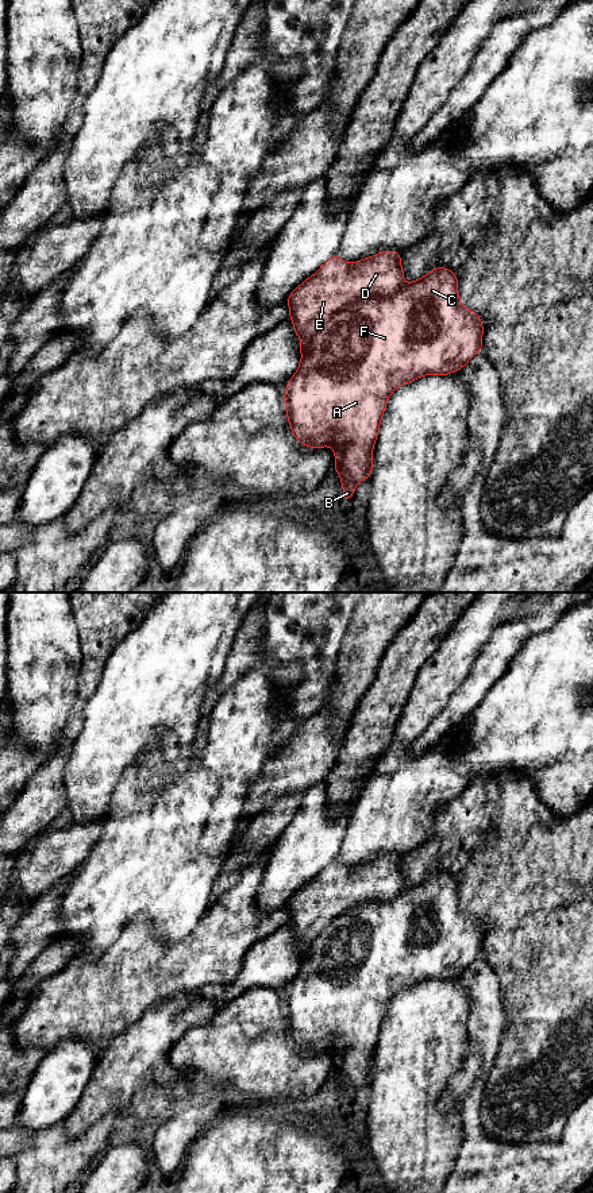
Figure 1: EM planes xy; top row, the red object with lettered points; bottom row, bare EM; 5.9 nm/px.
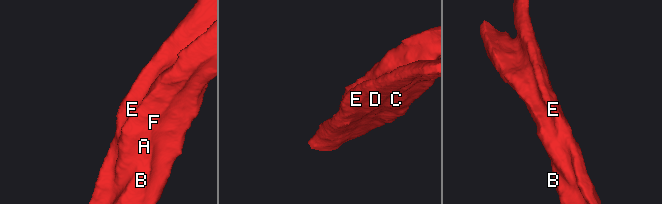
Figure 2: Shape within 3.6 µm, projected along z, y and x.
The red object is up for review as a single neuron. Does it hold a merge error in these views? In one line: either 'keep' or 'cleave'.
keep

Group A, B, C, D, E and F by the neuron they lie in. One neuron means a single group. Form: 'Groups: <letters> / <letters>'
Groups: A B C D E F

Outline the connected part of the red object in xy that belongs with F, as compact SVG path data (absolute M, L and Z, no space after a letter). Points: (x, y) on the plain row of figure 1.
M380 856L353 868L334 860L286 904L293 935L301 945L301 965L284 997L286 1022L292 1039L300 1049L309 1053L332 1053L334 1073L344 1093L340 1100L343 1105L353 1104L357 1089L370 1084L373 1053L392 997L424 980L459 976L482 953L482 923L461 908L458 881L450 873L436 872L417 885L403 885L401 858L397 856Z

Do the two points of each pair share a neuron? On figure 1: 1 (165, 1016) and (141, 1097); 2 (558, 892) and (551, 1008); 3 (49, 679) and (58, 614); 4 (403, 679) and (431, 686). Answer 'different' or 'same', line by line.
1: same
2: same
3: same
4: different

